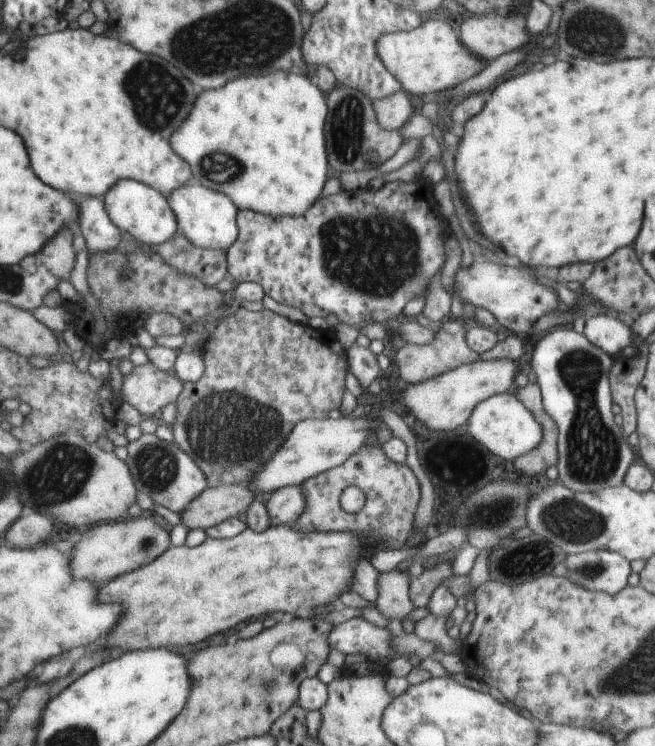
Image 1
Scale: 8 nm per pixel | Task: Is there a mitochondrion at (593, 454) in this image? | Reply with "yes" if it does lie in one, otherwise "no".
yes

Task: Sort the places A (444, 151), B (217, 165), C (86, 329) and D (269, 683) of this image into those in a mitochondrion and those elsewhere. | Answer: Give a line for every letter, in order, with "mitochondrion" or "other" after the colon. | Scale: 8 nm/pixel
A: other
B: mitochondrion
C: other
D: mitochondrion

